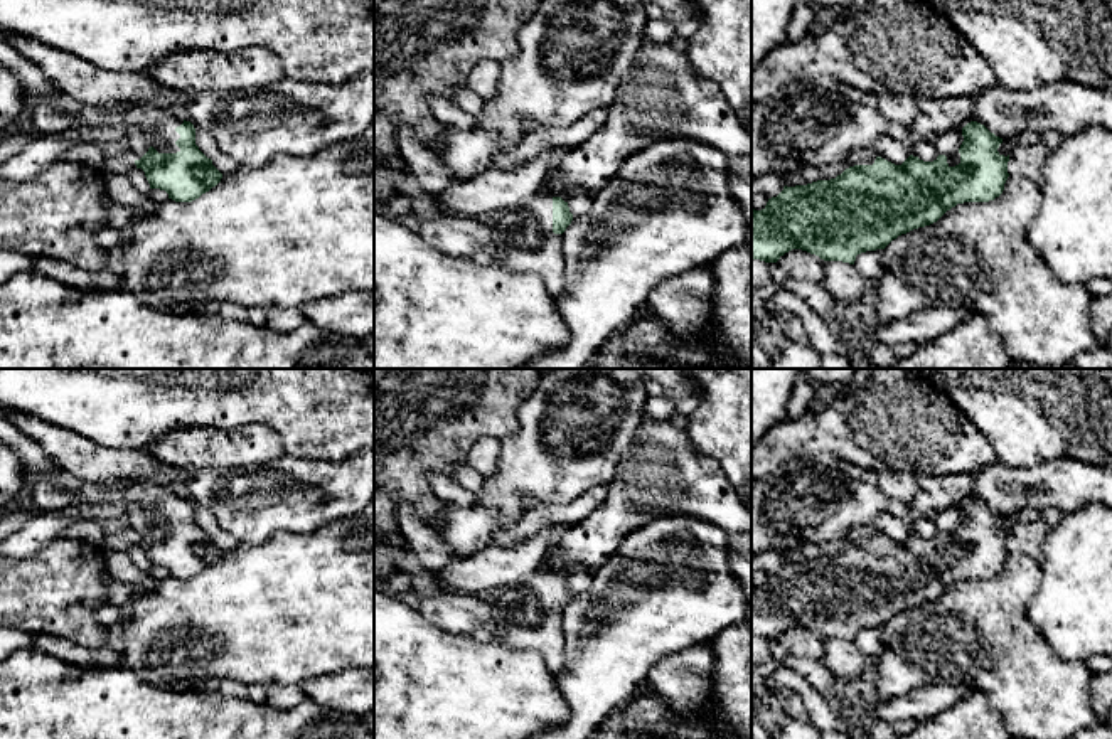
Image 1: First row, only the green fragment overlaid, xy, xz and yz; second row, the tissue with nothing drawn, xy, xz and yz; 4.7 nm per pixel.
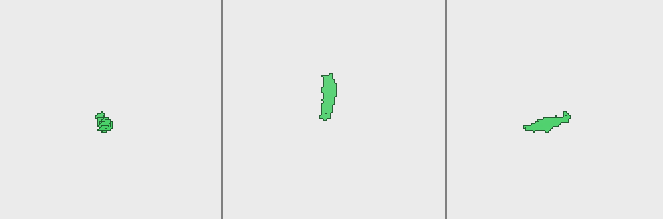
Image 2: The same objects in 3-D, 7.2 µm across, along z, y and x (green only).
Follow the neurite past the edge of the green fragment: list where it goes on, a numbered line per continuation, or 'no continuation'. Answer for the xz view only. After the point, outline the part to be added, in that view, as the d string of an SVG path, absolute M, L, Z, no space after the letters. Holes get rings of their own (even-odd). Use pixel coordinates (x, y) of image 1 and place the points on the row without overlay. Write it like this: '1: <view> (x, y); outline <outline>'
1: xz (524, 611); outline M534 572L526 582L499 591L494 608L500 645L541 653L554 675L563 670L564 631L561 611L553 609L551 572Z

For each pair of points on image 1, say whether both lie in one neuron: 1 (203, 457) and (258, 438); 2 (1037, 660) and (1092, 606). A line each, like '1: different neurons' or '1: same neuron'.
1: same neuron
2: different neurons

